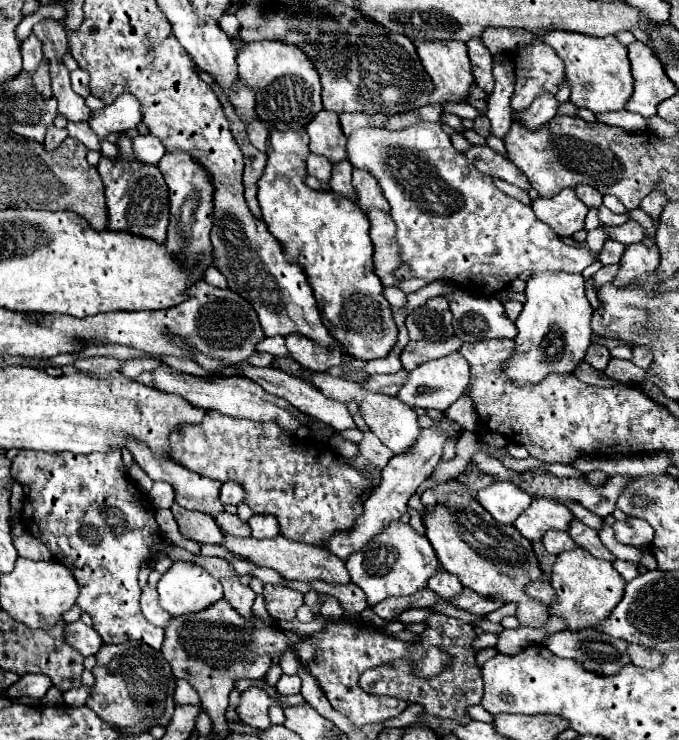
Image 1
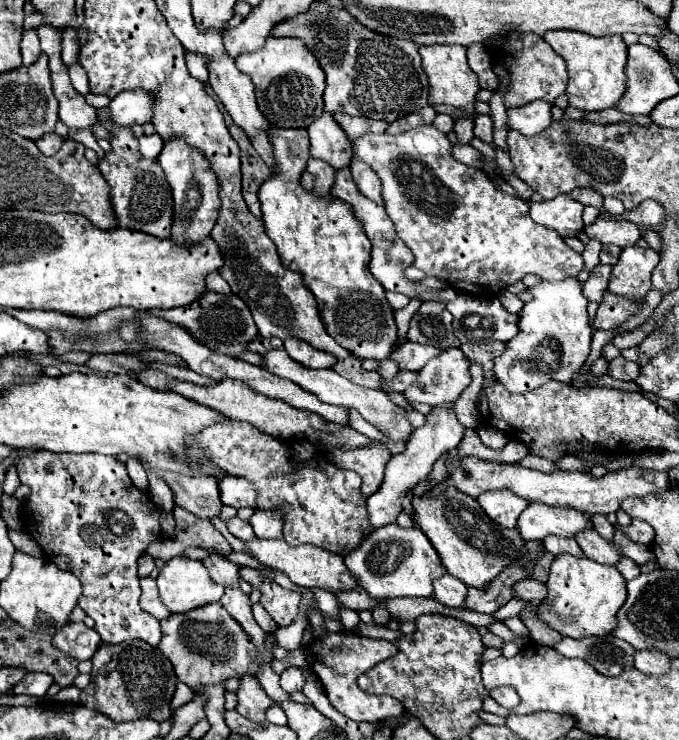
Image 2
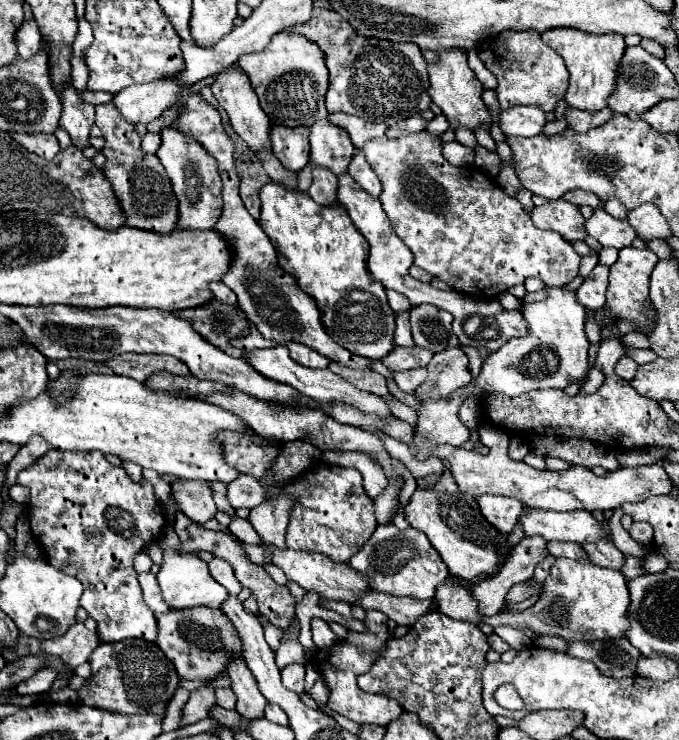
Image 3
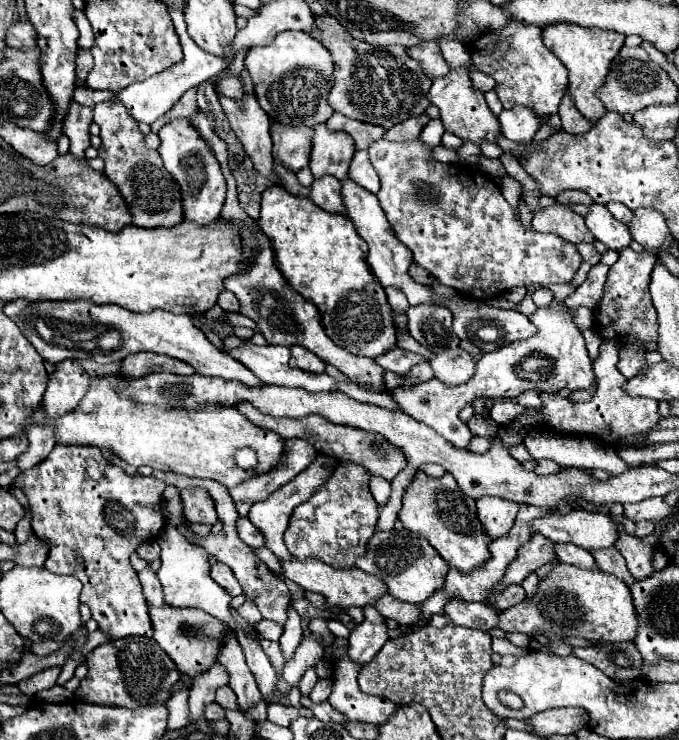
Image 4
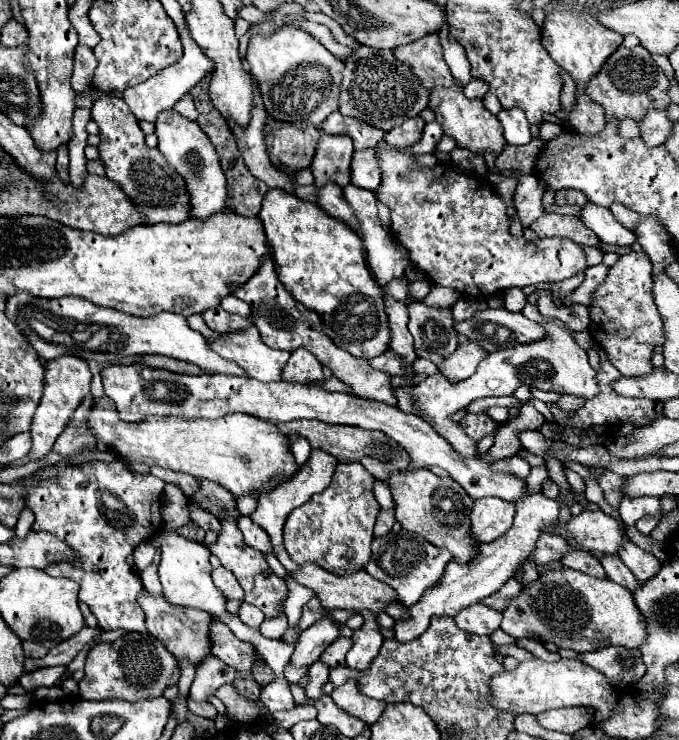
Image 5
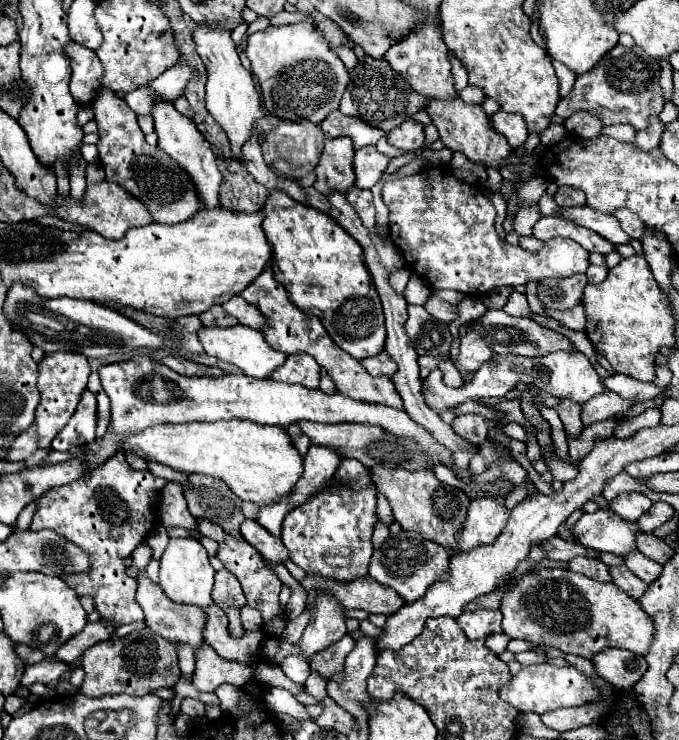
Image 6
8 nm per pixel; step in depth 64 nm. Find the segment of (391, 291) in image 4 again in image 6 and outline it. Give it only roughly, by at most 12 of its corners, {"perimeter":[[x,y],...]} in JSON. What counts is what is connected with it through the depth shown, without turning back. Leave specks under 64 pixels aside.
{"perimeter":[[406,268],[390,274],[392,288],[402,296],[410,278]]}

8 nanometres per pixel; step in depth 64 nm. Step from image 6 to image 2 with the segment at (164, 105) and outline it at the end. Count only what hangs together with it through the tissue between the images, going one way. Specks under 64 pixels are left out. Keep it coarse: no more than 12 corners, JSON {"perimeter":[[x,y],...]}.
{"perimeter":[[178,138],[158,162],[174,198],[170,240],[202,244],[216,224],[216,174]]}

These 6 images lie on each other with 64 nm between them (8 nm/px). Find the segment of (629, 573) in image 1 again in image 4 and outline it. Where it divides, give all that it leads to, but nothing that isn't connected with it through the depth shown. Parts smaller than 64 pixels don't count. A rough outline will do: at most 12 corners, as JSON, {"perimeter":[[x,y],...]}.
{"perimeter":[[658,529],[646,538],[622,530],[615,547],[626,558],[628,572],[636,580],[650,576],[652,550]]}

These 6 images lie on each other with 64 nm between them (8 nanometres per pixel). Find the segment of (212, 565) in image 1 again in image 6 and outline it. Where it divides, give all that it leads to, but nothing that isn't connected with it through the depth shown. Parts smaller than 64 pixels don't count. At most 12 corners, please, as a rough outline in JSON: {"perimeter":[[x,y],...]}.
{"perimeter":[[228,570],[216,572],[212,596],[220,608],[242,608],[244,592]]}

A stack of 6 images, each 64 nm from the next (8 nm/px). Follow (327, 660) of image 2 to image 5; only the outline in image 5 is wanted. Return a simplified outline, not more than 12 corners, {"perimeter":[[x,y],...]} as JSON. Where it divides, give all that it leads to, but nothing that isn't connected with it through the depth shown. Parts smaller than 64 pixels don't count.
{"perimeter":[[356,680],[336,686],[334,704],[376,724],[386,702],[360,694]]}

